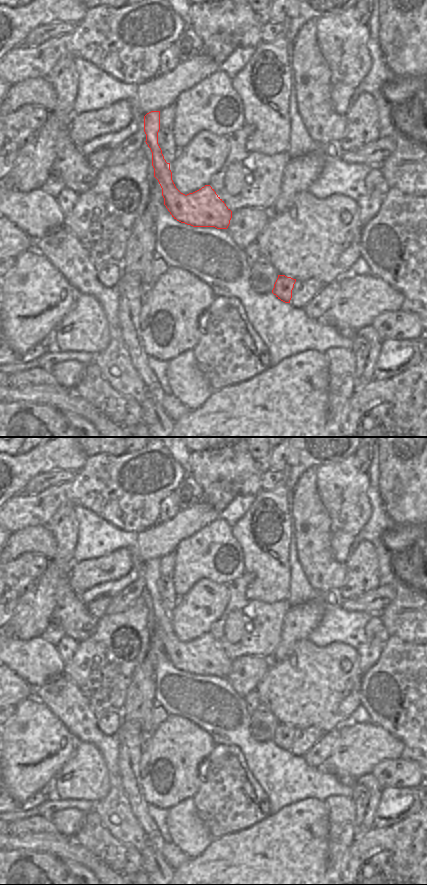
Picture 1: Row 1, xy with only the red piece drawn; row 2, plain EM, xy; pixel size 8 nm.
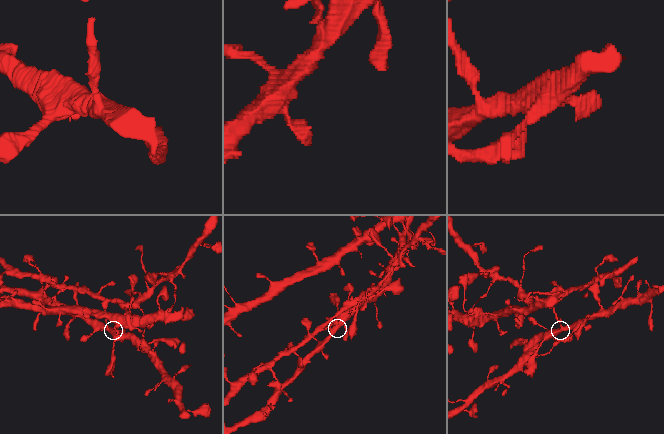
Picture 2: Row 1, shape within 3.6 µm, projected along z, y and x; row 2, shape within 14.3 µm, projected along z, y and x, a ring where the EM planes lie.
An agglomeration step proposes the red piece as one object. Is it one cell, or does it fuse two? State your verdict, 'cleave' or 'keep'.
cleave

